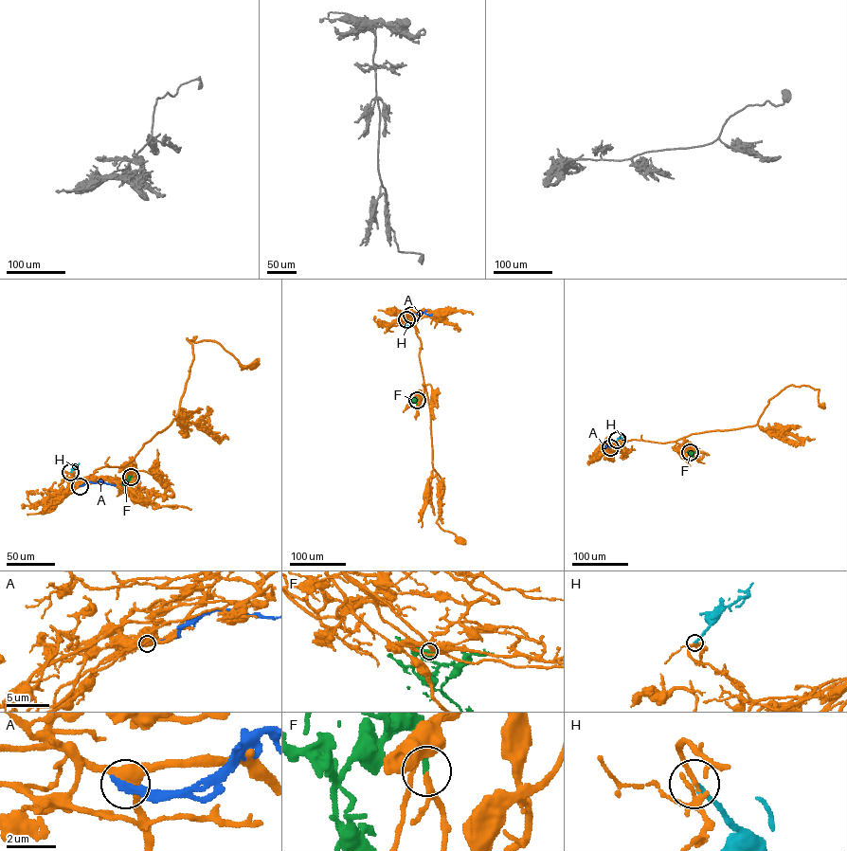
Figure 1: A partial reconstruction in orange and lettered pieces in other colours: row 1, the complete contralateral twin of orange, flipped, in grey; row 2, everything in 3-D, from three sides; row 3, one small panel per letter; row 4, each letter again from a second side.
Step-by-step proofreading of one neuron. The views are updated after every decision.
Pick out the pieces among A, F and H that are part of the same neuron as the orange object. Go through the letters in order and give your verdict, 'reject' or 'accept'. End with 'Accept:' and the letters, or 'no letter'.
A: reject
F: accept
H: accept
Accept: F, H

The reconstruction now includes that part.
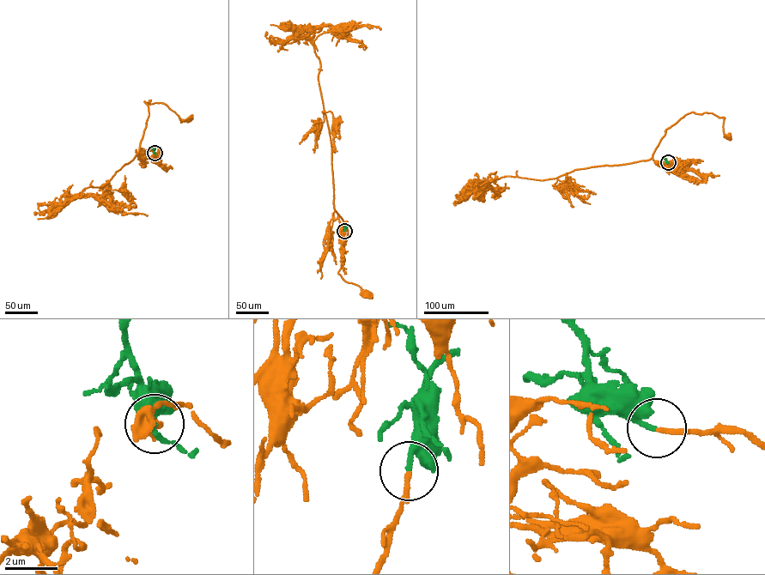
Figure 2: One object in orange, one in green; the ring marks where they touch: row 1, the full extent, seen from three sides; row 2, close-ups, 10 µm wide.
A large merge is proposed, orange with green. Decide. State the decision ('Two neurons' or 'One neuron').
One neuron

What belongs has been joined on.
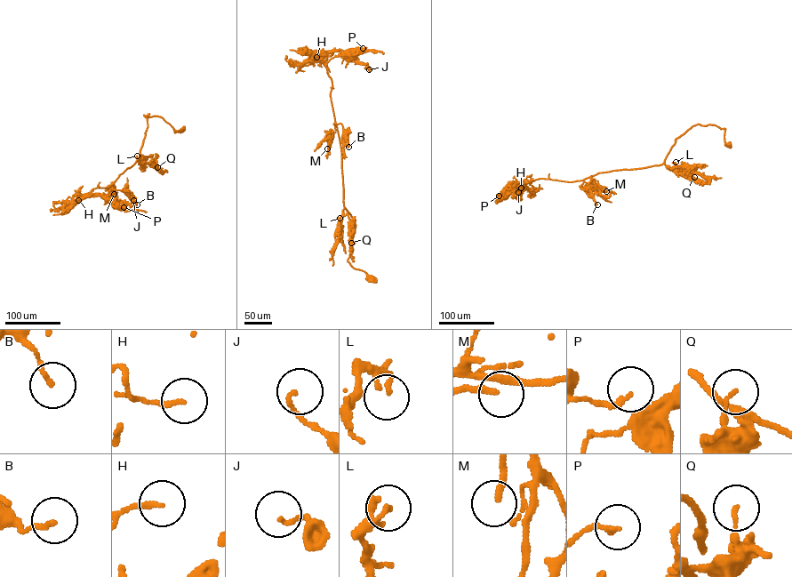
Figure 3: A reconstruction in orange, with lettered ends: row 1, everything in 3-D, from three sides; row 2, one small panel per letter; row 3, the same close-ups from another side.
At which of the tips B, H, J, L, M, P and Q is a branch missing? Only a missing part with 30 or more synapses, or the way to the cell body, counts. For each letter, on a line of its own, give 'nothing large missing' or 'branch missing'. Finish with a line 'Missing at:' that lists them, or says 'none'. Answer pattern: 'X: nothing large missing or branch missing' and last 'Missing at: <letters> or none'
B: nothing large missing
H: nothing large missing
J: nothing large missing
L: nothing large missing
M: nothing large missing
P: nothing large missing
Q: nothing large missing
Missing at: none

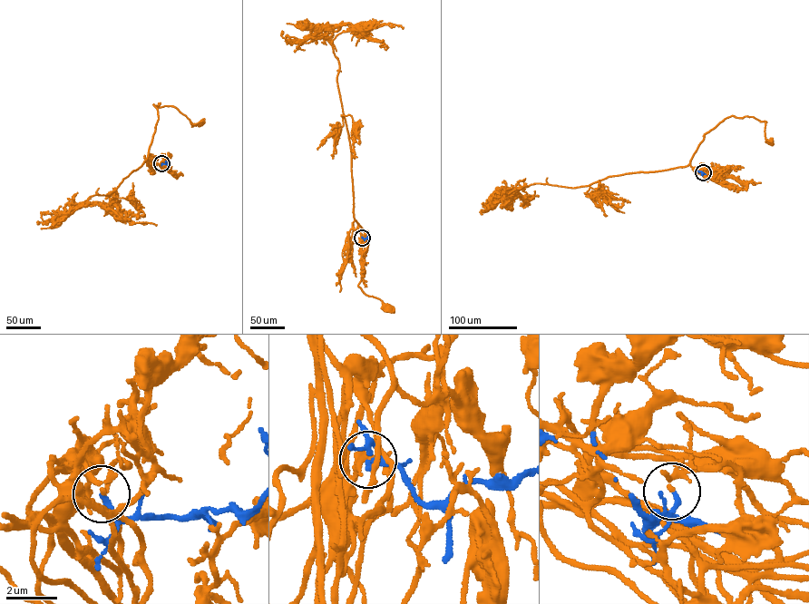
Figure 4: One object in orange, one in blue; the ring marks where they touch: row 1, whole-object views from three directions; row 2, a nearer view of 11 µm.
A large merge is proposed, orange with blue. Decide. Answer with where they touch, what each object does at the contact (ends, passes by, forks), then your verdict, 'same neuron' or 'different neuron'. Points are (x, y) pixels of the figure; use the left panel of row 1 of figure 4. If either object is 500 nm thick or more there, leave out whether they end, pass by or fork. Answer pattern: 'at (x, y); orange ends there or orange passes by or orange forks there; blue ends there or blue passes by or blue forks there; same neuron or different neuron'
at (161, 163); orange forks there; blue ends there; different neuron

